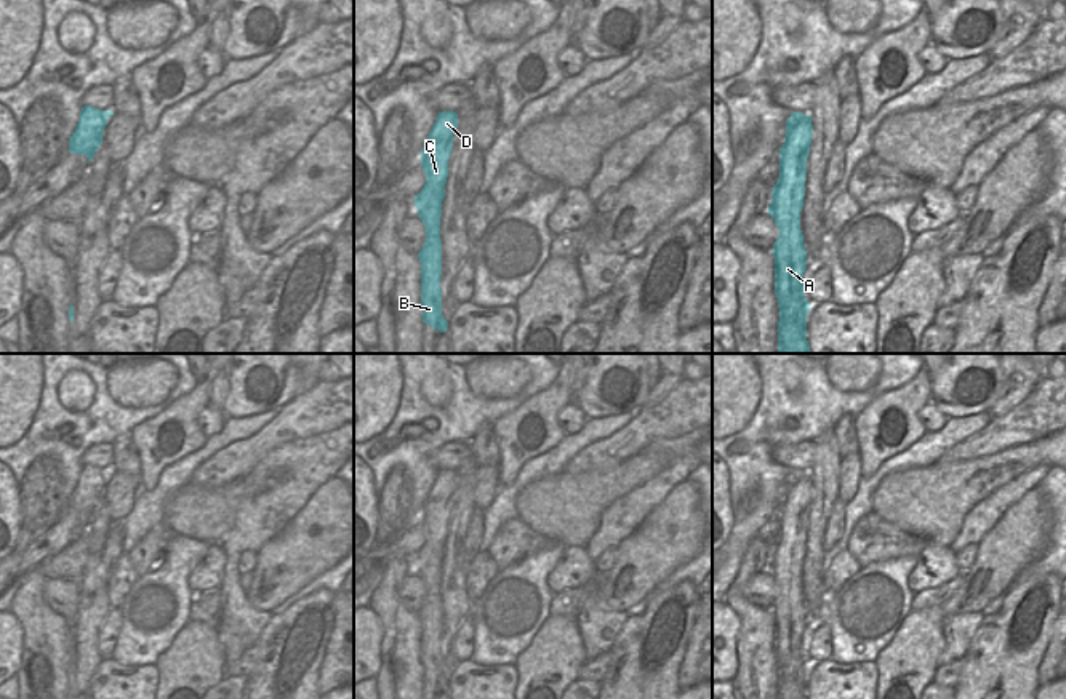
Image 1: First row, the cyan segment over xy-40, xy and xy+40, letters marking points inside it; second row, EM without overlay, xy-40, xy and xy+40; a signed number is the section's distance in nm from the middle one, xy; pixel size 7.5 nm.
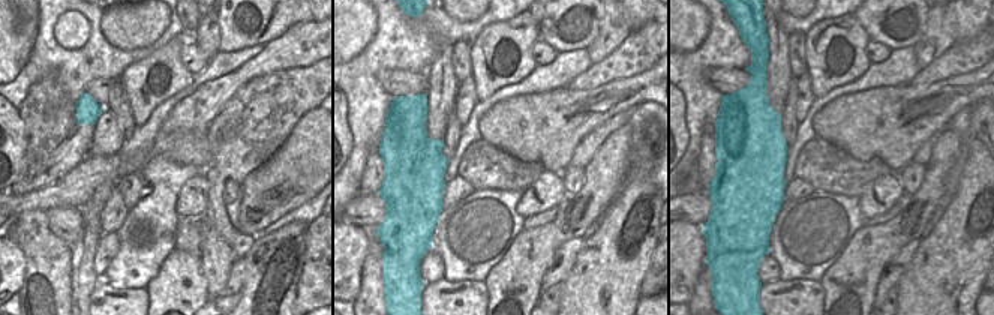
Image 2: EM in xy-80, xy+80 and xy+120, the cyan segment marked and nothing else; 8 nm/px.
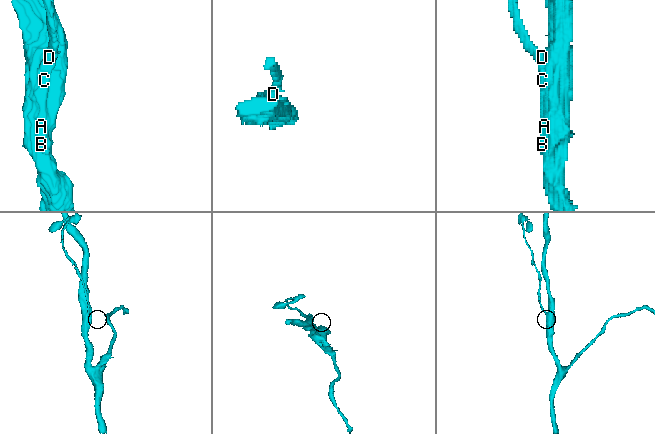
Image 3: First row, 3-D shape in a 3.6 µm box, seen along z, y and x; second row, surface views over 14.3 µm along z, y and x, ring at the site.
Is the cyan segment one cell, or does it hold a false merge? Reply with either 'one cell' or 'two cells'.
two cells

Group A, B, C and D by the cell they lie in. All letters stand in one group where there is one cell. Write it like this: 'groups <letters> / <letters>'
groups A B / C D

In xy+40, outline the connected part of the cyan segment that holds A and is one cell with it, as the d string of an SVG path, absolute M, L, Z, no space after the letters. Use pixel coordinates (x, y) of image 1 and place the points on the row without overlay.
M773 542L768 573L779 589L771 609L775 614L775 653L779 665L778 699L807 699L807 673L812 662L804 653L807 627L804 592L792 587L792 576L776 571L776 550L778 542Z

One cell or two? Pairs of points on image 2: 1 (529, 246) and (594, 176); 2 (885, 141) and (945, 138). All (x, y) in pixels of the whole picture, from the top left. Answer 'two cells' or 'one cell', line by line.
1: one cell
2: two cells

